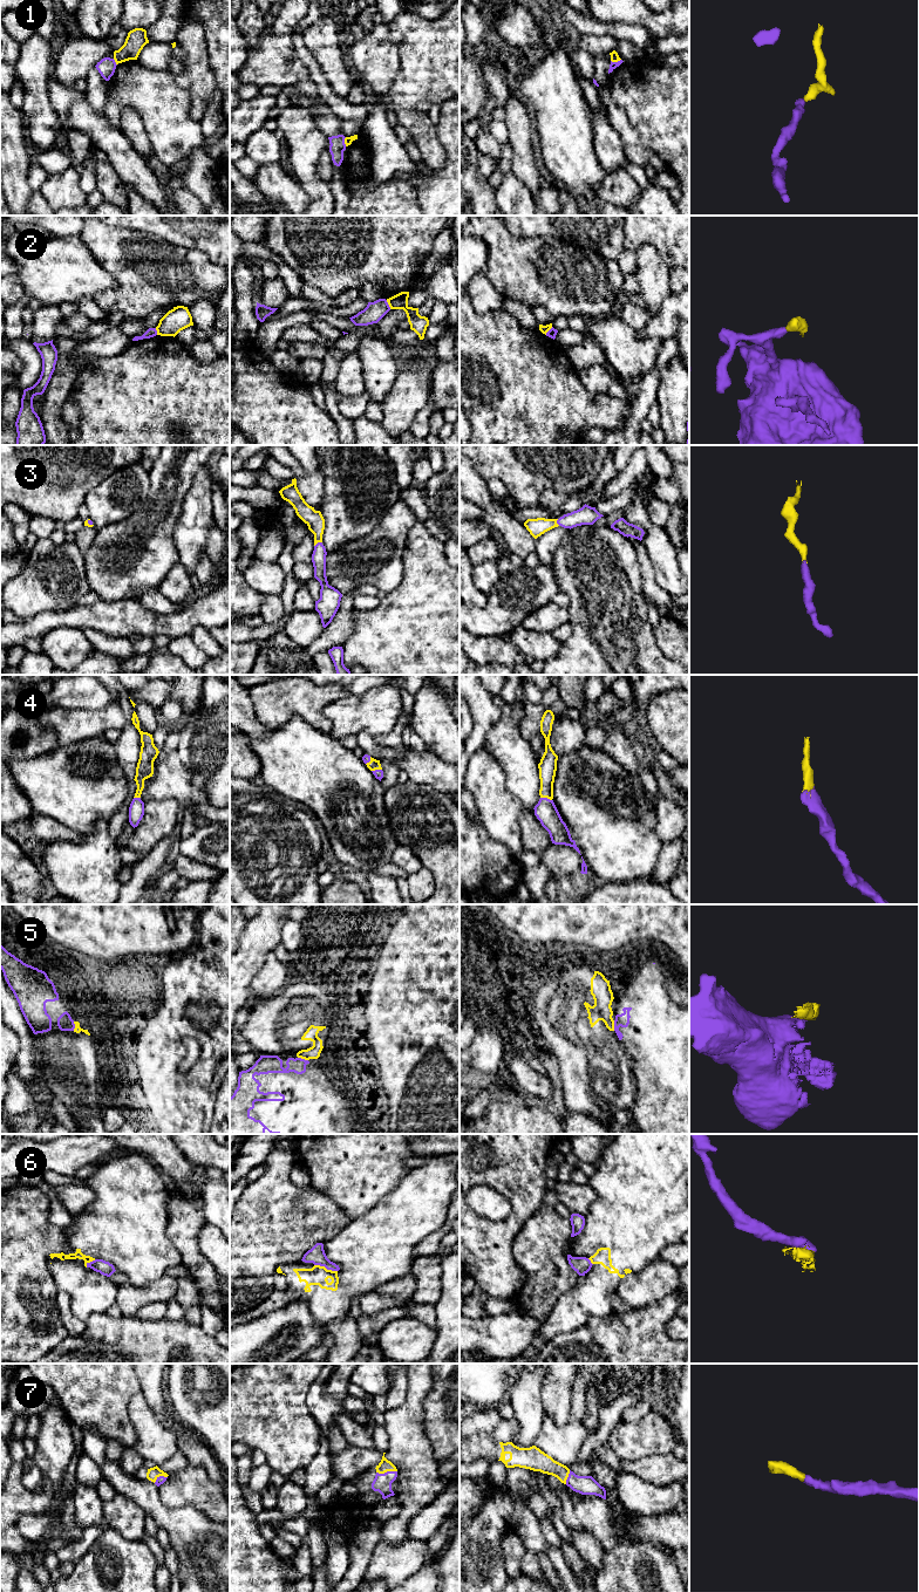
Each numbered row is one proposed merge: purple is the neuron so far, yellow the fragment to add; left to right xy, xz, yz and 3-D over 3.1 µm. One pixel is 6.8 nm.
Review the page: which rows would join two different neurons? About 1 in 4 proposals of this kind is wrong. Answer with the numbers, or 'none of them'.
1, 2, 5, 6

